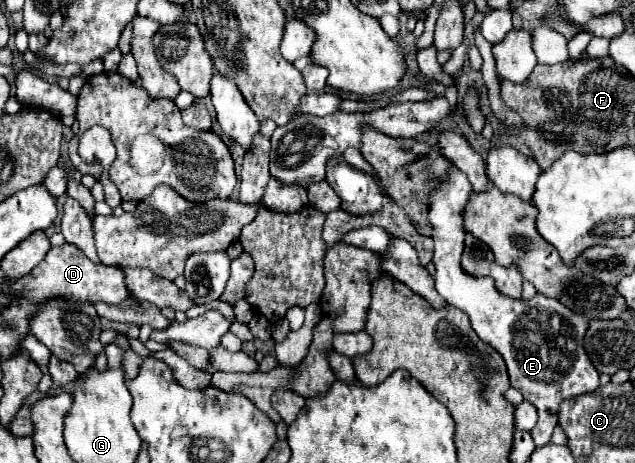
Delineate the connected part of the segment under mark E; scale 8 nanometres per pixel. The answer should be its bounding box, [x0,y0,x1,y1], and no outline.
[428,167,600,445]

